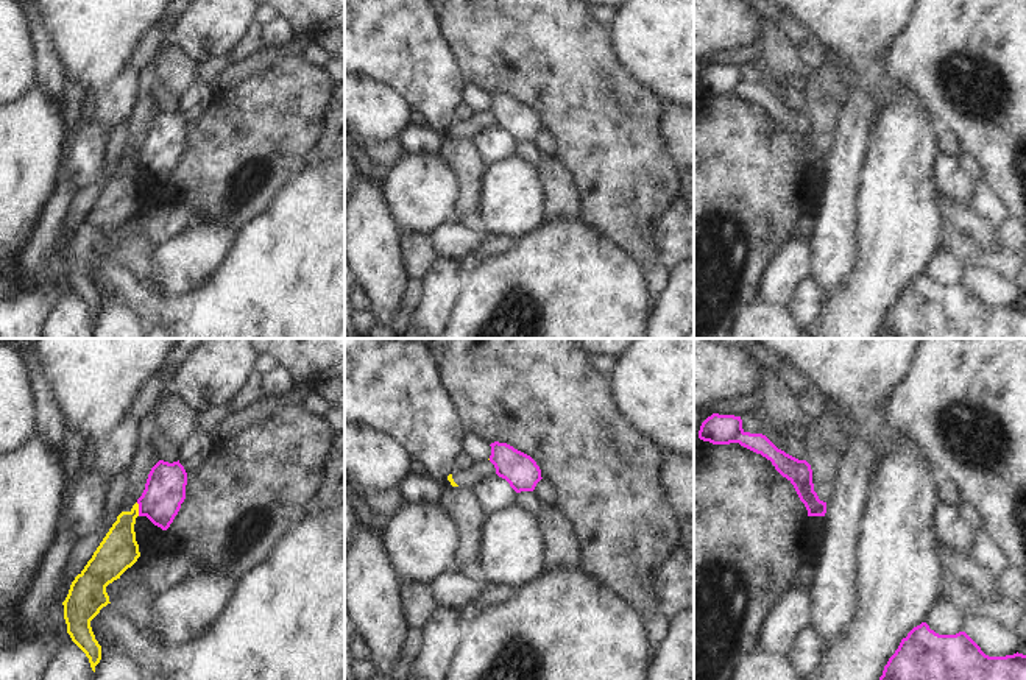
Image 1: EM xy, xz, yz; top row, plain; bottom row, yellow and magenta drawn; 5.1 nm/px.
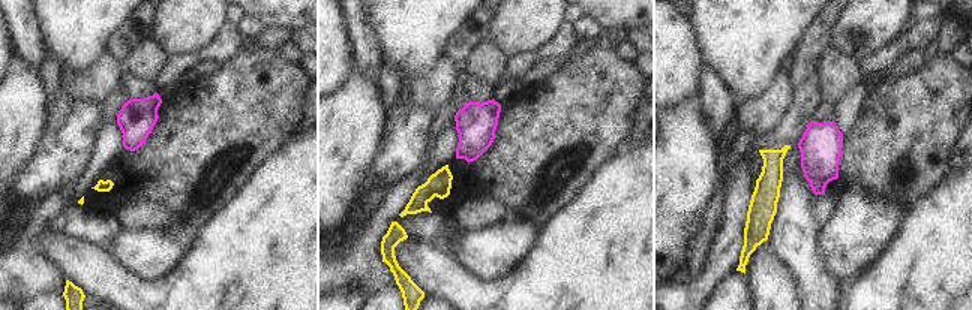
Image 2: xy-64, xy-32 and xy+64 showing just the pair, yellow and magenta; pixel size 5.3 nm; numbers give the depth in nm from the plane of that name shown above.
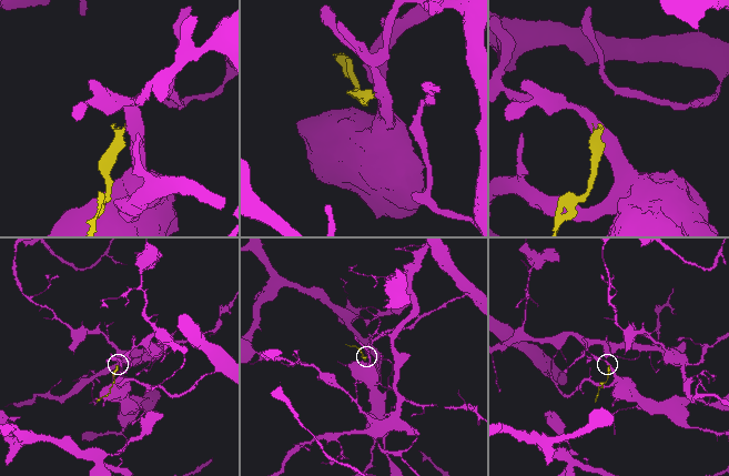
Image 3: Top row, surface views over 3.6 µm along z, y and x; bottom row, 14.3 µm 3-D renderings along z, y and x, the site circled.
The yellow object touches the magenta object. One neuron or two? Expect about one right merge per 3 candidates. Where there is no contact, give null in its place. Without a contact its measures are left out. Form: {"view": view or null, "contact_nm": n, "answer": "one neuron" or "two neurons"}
{"view": "xy", "contact_nm": 70, "answer": "two neurons"}

